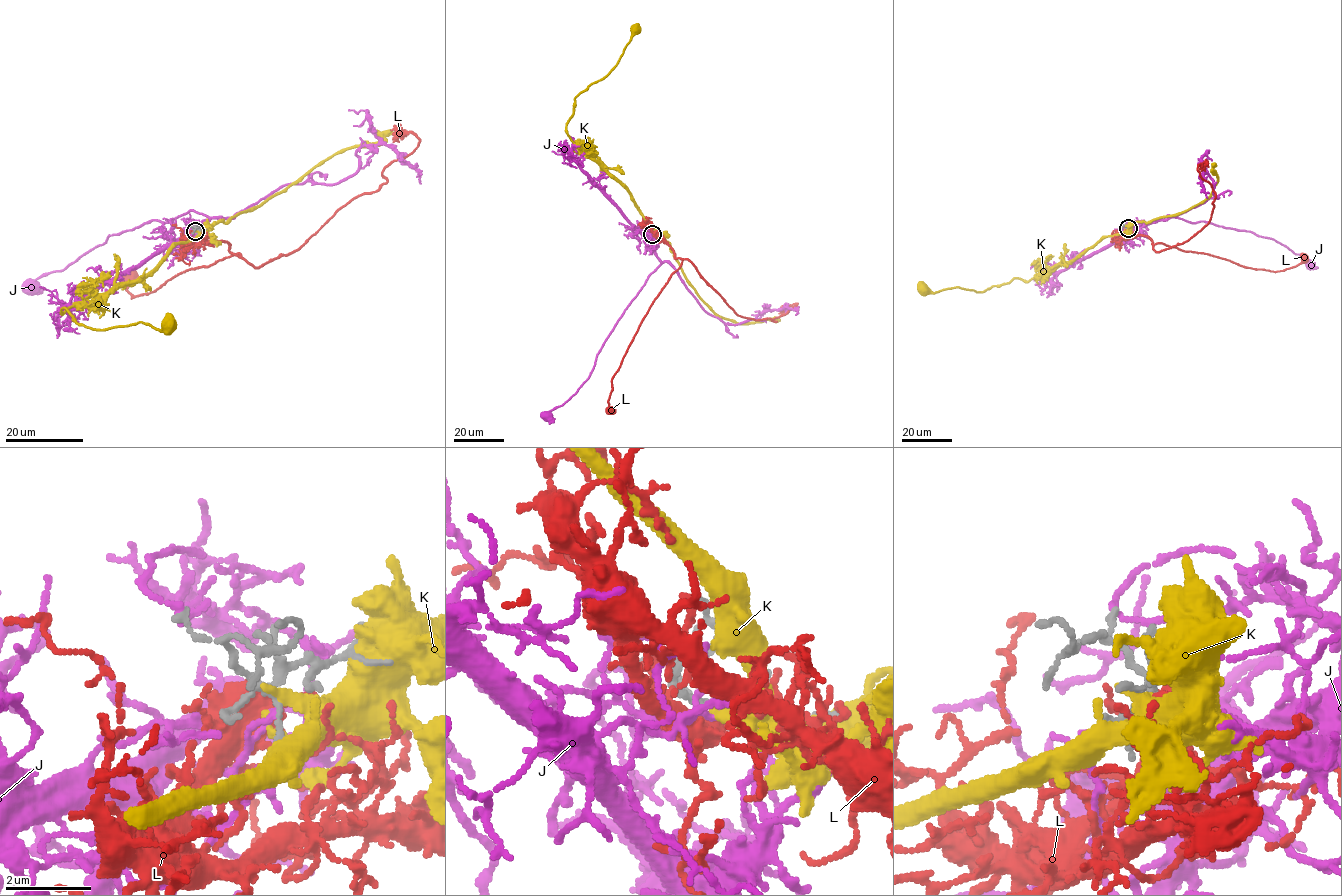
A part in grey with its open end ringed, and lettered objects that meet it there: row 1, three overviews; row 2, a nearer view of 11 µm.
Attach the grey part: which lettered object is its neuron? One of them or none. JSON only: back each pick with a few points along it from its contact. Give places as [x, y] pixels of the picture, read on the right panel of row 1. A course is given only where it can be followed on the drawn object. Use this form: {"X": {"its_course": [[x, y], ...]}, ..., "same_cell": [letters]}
{"L": {"its_course": [[1128, 228], [1124, 238], [1144, 235], [1152, 244], [1203, 253], [1254, 269], [1284, 271], [1304, 258]]}, "same_cell": ["L"]}

